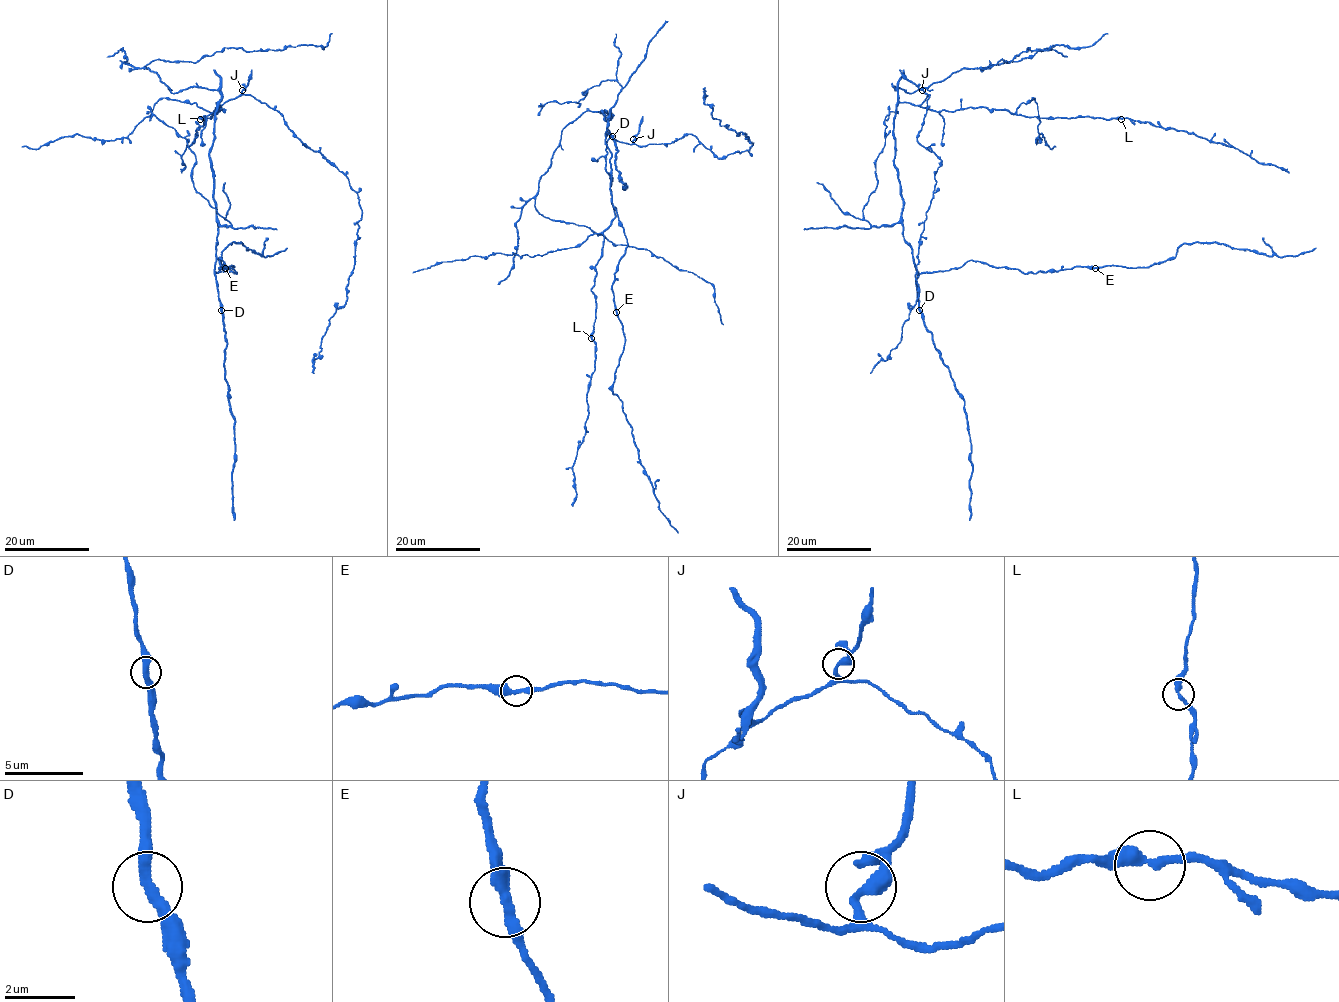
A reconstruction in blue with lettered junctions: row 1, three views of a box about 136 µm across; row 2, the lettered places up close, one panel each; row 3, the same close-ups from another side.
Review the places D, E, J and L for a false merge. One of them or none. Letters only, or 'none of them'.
none of them

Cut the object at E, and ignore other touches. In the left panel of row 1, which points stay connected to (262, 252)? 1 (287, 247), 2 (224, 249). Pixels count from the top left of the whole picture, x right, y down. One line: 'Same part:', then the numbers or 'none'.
Same part: 1, 2

